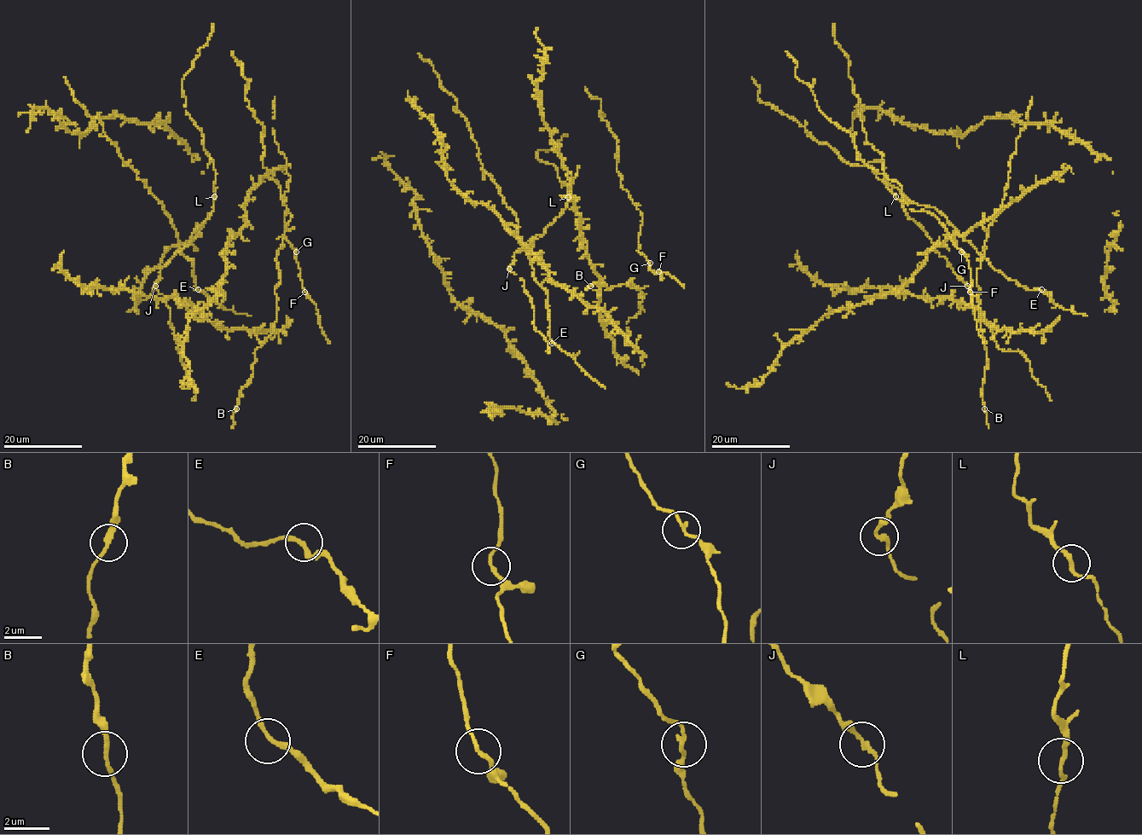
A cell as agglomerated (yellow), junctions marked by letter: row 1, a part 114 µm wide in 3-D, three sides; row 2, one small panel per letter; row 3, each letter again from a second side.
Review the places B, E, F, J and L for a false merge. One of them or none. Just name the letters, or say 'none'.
none

